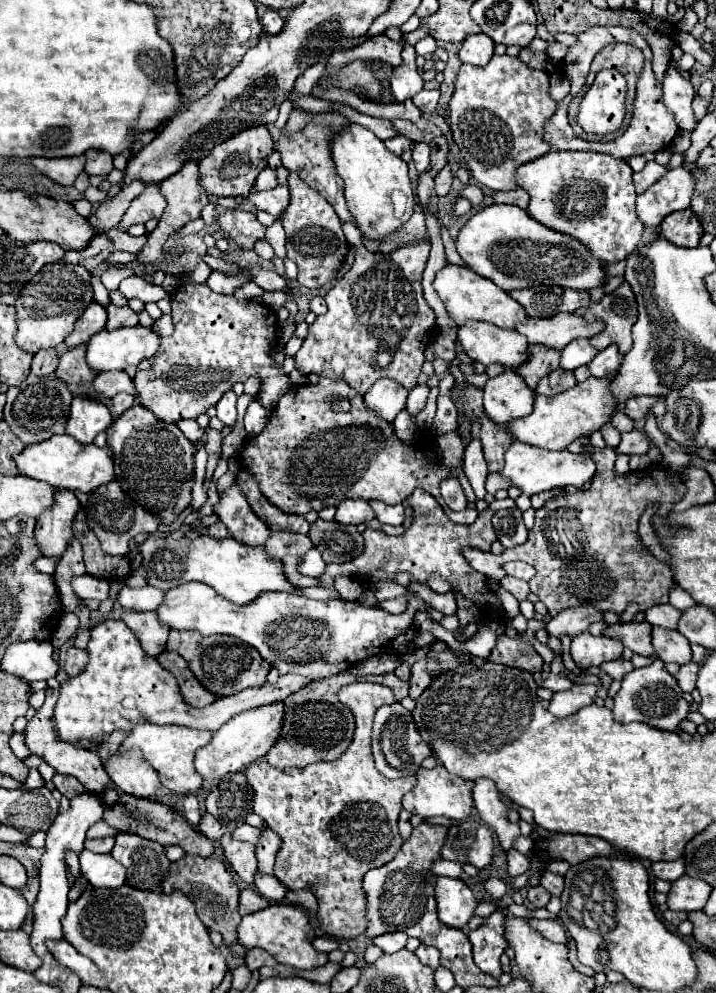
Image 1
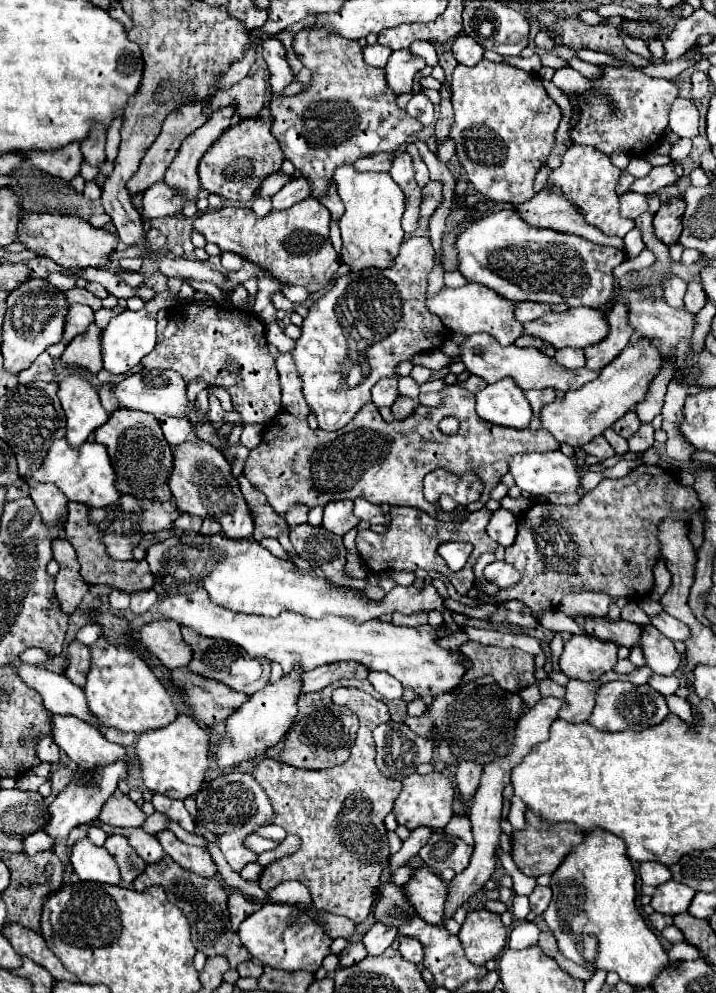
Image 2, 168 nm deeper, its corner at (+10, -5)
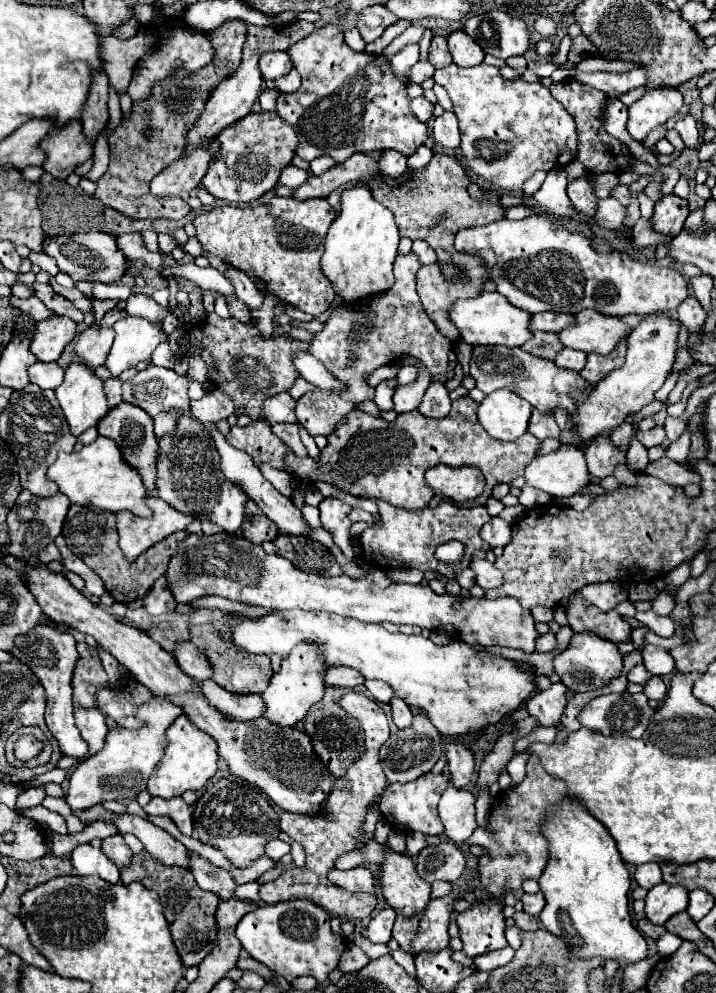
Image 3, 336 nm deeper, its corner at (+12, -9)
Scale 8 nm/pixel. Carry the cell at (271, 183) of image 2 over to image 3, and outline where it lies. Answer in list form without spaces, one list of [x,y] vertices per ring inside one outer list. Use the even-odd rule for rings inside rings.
[[[286,166],[282,170],[282,176],[280,176],[280,182],[282,186],[288,186],[288,188],[298,188],[298,184],[302,184],[304,180],[308,178],[308,172],[296,168],[296,166]]]

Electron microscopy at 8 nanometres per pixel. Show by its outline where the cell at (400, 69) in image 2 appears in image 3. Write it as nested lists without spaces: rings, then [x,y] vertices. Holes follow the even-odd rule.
[[[410,44],[406,48],[402,48],[394,58],[392,58],[392,72],[394,76],[408,84],[410,82],[410,68],[418,62],[418,44]]]

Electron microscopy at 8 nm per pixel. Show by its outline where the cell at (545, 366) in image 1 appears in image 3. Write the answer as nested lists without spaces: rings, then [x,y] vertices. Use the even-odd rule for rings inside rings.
[[[534,332],[532,340],[526,342],[522,348],[540,358],[554,360],[562,350],[562,344],[558,344],[558,336],[554,332]]]

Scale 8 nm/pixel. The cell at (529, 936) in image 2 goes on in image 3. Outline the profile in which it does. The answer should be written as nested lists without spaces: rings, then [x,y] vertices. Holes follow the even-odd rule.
[[[506,946],[502,950],[494,950],[494,952],[488,952],[484,956],[476,956],[474,964],[478,966],[478,970],[488,970],[490,972],[490,970],[496,970],[500,966],[506,966],[514,958],[514,954],[516,954],[516,950]]]

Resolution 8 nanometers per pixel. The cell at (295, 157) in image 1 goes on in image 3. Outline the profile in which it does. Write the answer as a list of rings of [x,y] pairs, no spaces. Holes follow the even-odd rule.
[[[340,24],[316,28],[286,52],[302,76],[302,86],[292,94],[280,94],[276,112],[296,130],[296,156],[306,162],[330,156],[340,164],[356,152],[396,150],[410,156],[426,142],[428,128],[412,116],[406,86],[394,80],[390,62],[384,56],[350,50]]]

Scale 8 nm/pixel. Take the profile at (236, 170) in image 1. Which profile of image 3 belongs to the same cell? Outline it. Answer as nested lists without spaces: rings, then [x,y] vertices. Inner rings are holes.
[[[276,112],[248,114],[218,134],[220,150],[212,158],[206,176],[202,178],[204,188],[214,196],[236,204],[248,204],[258,200],[262,194],[278,184],[278,176],[284,166],[290,164],[294,148],[298,146],[296,132]]]

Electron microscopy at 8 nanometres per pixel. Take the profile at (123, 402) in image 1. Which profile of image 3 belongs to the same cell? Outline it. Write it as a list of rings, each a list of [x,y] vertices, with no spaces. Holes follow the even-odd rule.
[[[108,378],[104,382],[104,392],[106,392],[106,398],[108,398],[108,406],[110,408],[114,408],[114,406],[118,406],[122,402],[122,398],[120,398],[122,396],[122,390],[120,390],[120,386],[122,386],[120,380]]]

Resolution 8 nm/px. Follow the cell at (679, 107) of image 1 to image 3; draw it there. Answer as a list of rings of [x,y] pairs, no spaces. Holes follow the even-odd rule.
[[[686,114],[684,118],[680,118],[674,126],[674,130],[682,136],[686,148],[698,148],[700,146],[700,134],[698,134],[698,126],[696,126],[696,118],[692,114]]]

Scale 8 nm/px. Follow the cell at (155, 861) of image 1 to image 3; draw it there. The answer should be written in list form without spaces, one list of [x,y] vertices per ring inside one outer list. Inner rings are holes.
[[[120,834],[102,840],[102,852],[104,852],[120,870],[126,868],[126,866],[130,864],[132,856],[134,856],[134,854],[130,852],[130,848],[126,848],[126,844],[124,844],[124,840],[122,840]]]

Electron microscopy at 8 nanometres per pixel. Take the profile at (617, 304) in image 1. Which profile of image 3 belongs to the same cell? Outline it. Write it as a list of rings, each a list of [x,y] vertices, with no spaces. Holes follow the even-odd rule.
[[[622,338],[608,356],[588,354],[588,362],[580,370],[580,374],[584,376],[584,380],[588,380],[594,386],[598,380],[602,380],[602,376],[606,376],[606,372],[612,372],[614,368],[622,366],[624,354],[626,354],[626,338]]]

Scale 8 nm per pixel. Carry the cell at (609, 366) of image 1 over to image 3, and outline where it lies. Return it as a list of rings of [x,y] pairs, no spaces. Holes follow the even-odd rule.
[[[474,346],[470,360],[470,376],[476,380],[476,388],[480,388],[484,394],[490,394],[498,388],[510,388],[542,412],[552,410],[556,406],[562,406],[572,412],[576,404],[586,400],[592,391],[592,386],[578,372],[562,370],[550,360],[532,356],[522,348],[506,346]]]

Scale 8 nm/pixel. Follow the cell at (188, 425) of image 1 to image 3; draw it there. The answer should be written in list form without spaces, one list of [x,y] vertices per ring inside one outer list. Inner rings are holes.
[[[156,416],[154,418],[154,434],[156,438],[162,438],[164,434],[176,432],[176,420],[174,416]]]

